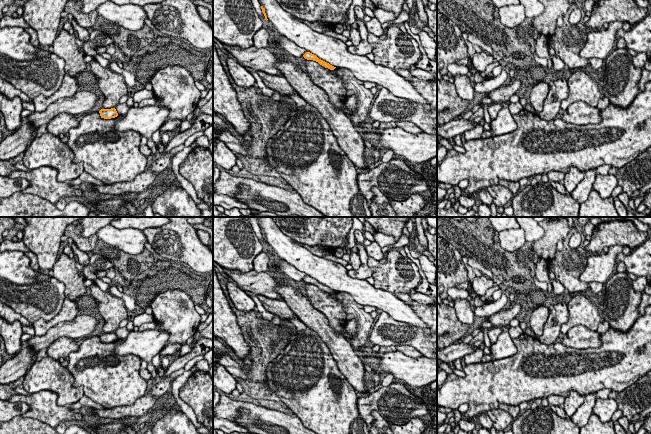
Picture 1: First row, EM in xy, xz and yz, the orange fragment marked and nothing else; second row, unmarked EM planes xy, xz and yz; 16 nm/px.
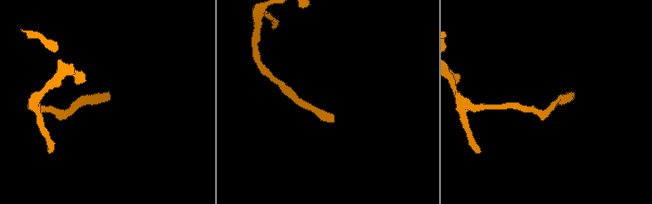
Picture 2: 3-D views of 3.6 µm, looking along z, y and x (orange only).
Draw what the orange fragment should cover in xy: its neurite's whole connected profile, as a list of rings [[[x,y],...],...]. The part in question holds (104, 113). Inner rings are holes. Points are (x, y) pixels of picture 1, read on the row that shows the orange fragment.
[[[115,108],[101,109],[99,113],[100,113],[101,118],[104,118],[104,119],[111,119],[118,116],[118,113]]]

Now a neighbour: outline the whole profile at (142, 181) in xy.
[[[181,144],[160,156],[143,173],[137,175],[133,181],[117,182],[110,185],[95,185],[94,189],[100,193],[112,195],[123,195],[126,193],[139,194],[147,189],[160,173],[171,166],[173,156],[183,150],[184,147],[184,144]]]

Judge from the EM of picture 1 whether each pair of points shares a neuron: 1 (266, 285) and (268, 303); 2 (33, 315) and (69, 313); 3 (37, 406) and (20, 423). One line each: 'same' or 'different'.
1: different
2: different
3: different

